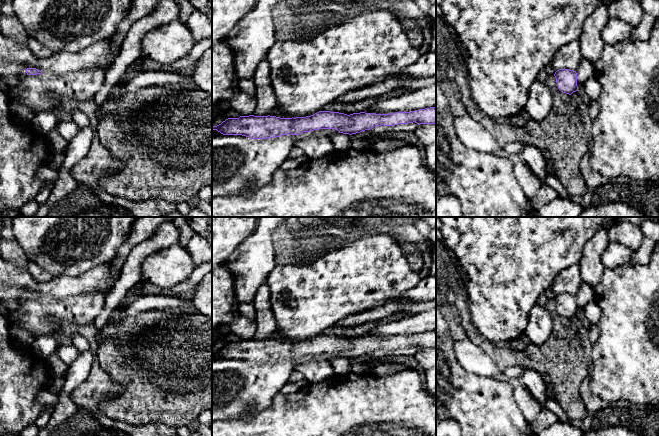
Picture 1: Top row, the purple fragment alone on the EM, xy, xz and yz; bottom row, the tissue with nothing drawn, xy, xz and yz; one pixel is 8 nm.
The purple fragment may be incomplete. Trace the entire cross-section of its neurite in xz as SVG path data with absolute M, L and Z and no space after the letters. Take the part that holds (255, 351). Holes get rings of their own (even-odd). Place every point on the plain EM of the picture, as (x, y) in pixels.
M436 331L390 338L353 337L350 339L319 335L311 340L280 342L276 340L240 340L228 342L212 354L223 359L242 359L250 363L265 363L282 359L299 359L319 353L336 353L343 358L356 358L376 350L408 347L436 348Z

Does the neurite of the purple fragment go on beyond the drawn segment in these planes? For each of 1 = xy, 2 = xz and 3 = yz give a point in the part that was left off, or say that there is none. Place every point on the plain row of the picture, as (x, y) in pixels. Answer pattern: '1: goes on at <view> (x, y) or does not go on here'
1: does not go on here
2: does not go on here
3: does not go on here

